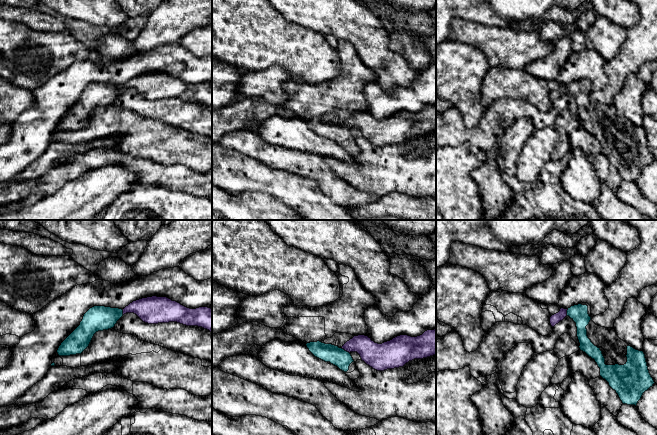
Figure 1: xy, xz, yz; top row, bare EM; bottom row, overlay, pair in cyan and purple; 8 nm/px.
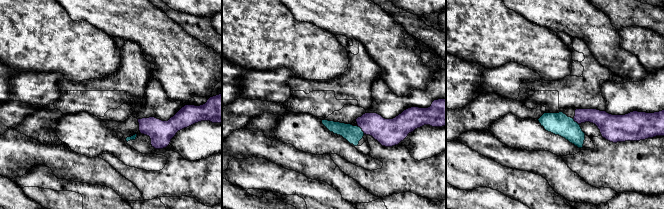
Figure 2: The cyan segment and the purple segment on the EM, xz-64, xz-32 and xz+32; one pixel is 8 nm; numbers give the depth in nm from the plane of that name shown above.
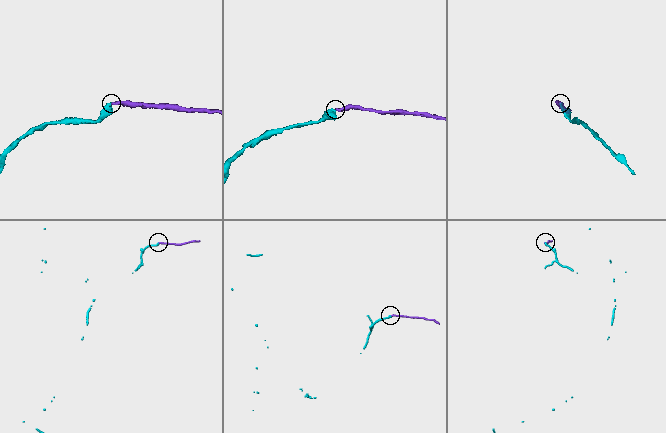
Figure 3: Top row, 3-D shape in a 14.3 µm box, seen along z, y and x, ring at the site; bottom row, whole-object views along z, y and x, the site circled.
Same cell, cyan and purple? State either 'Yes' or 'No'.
Yes

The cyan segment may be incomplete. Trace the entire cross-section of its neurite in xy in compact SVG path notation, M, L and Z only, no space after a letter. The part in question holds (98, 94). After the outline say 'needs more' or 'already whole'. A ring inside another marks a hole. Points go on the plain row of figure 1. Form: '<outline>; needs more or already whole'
M147 73L133 77L124 85L94 82L83 92L80 101L61 119L59 132L81 130L89 122L94 110L108 106L126 89L136 90L148 100L177 98L186 102L198 102L212 110L212 85L187 84L167 73Z; needs more

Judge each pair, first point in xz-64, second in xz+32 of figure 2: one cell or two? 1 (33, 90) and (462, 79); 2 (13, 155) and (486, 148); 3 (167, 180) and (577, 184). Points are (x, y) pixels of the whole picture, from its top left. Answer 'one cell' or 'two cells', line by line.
1: two cells
2: one cell
3: two cells

